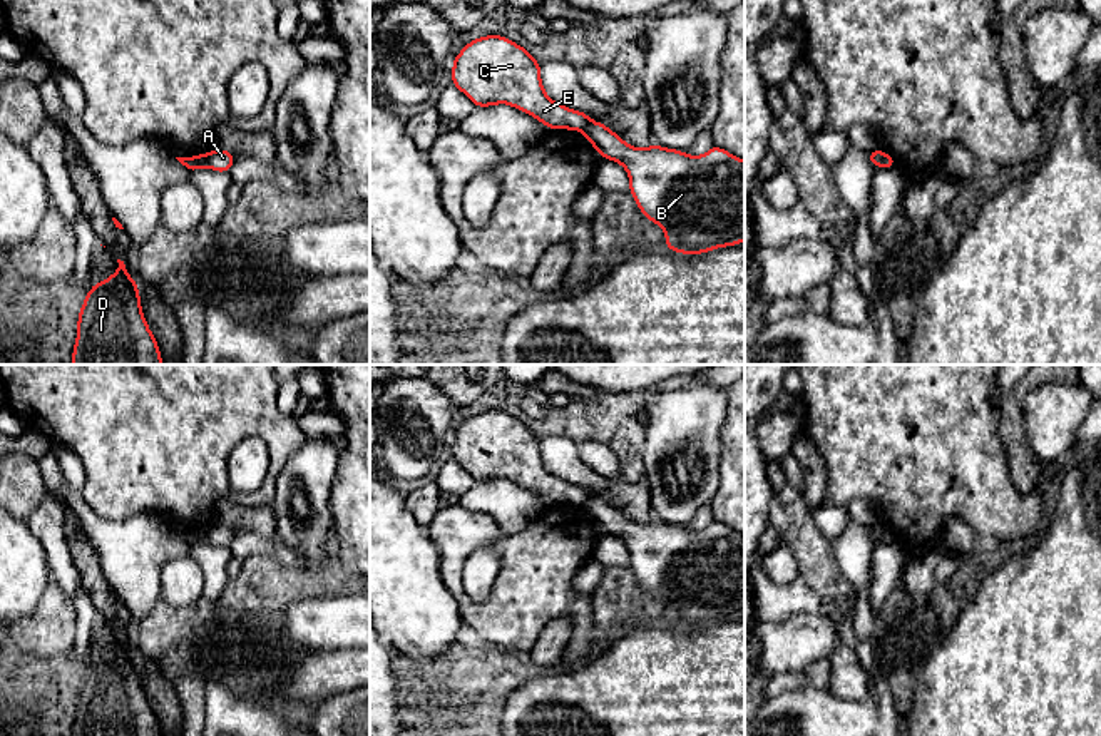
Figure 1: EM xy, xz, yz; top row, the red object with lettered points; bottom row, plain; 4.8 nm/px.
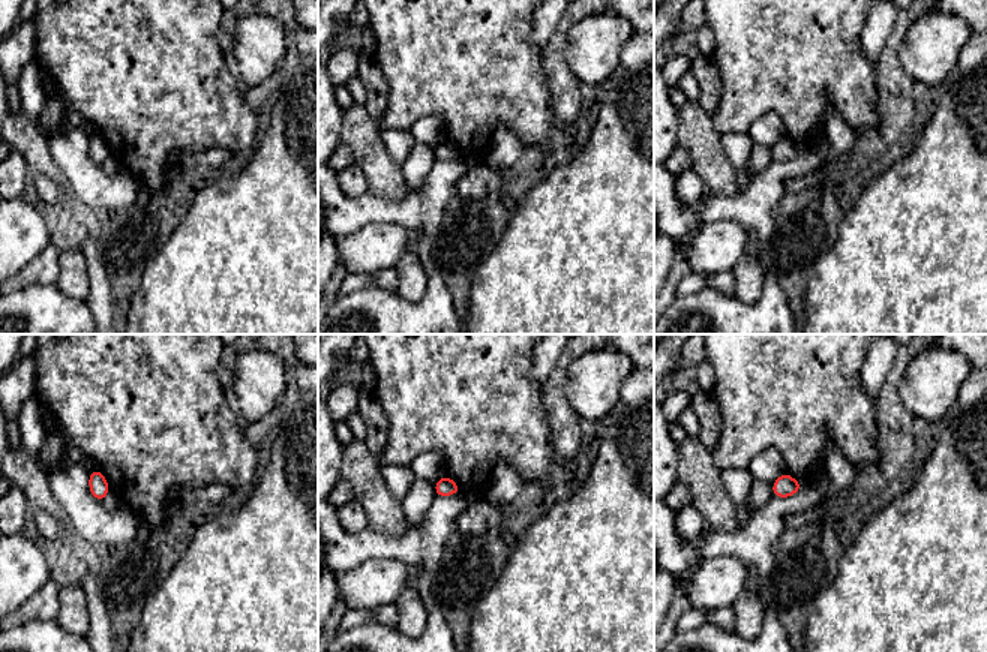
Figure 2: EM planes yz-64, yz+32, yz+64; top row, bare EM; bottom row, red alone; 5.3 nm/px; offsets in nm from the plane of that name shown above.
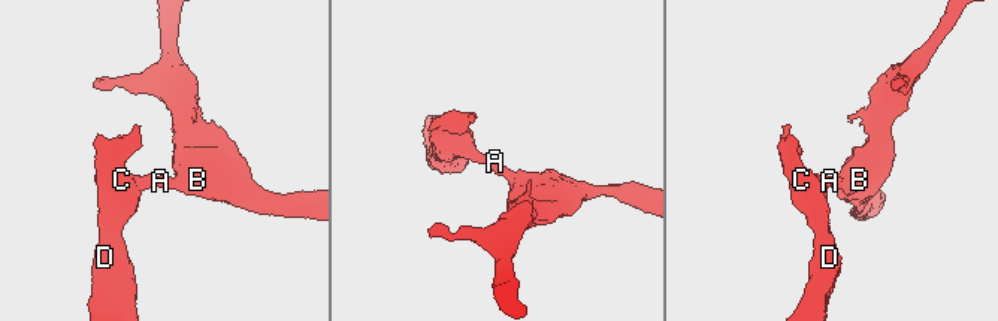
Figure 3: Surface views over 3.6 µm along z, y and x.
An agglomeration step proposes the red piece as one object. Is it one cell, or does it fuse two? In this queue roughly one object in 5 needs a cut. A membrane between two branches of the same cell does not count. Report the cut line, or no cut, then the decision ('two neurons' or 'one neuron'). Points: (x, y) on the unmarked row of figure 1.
yz (884, 527), (877, 541) | two neurons

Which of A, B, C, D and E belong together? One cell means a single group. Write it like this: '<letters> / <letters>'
A B / C D E

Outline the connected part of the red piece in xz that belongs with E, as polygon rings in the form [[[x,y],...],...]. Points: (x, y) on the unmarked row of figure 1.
[[[485,410],[467,418],[453,433],[450,452],[475,482],[509,478],[547,503],[582,505],[591,497],[587,488],[547,472],[539,437],[502,410]]]

